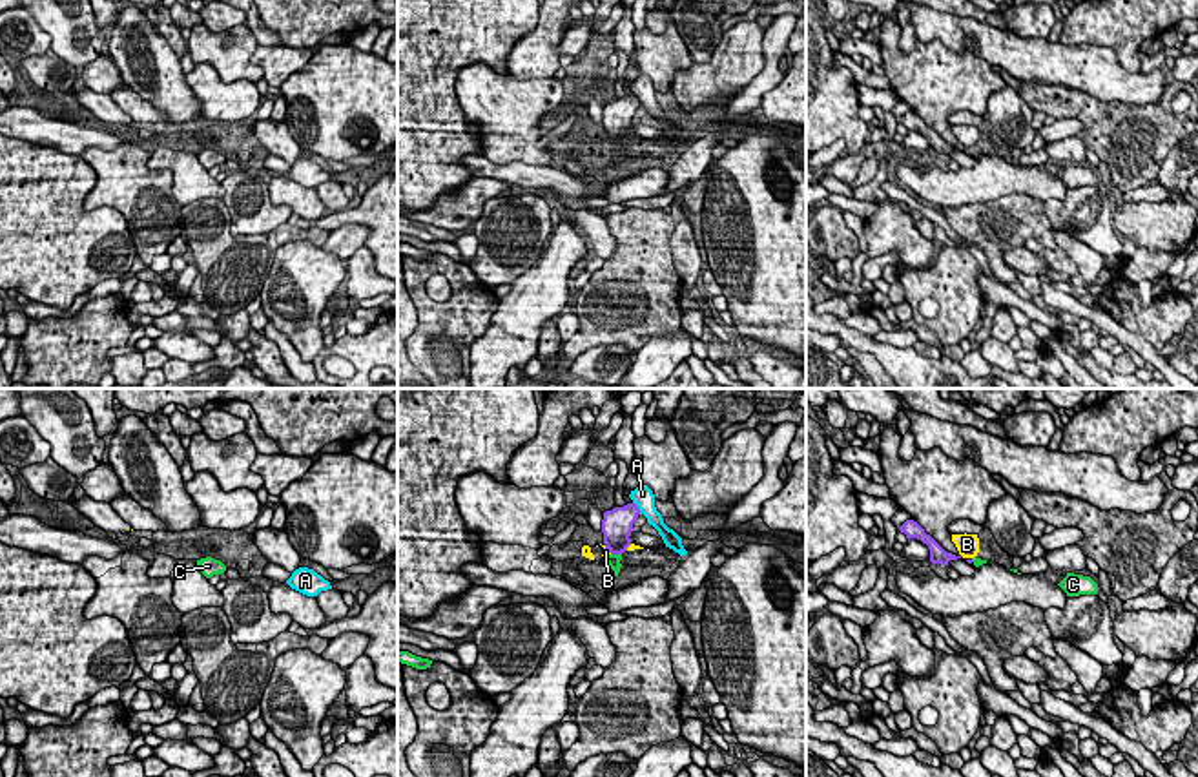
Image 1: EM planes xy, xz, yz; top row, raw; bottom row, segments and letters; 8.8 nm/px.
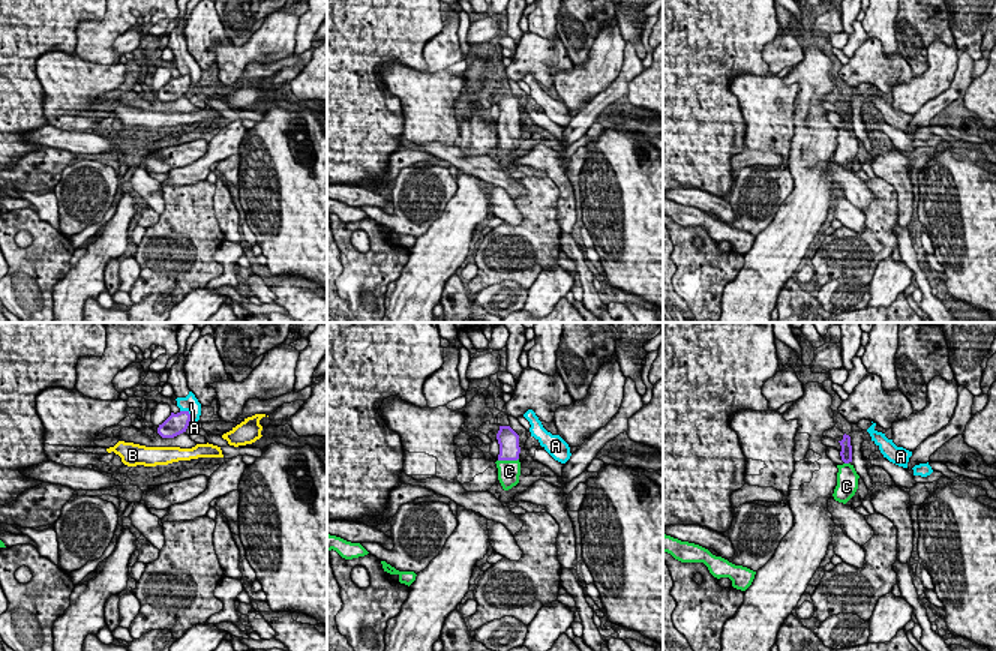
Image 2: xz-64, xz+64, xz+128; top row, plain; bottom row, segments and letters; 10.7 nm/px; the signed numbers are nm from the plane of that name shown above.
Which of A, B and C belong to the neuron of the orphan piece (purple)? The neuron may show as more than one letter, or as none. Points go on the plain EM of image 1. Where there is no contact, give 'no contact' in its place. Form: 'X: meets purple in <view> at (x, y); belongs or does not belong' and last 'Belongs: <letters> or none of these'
A: meets purple in xz at (637, 99); does not belong
B: meets purple in xz at (608, 139); does not belong
C: meets purple in xz at (617, 145); belongs
Belongs: C

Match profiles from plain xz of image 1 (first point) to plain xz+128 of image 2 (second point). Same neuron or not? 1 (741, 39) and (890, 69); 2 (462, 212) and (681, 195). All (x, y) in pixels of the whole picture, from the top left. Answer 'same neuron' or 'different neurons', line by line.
1: different neurons
2: different neurons

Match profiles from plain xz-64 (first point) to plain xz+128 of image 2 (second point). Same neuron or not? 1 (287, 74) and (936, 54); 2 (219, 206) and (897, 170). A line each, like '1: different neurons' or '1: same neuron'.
1: different neurons
2: same neuron

